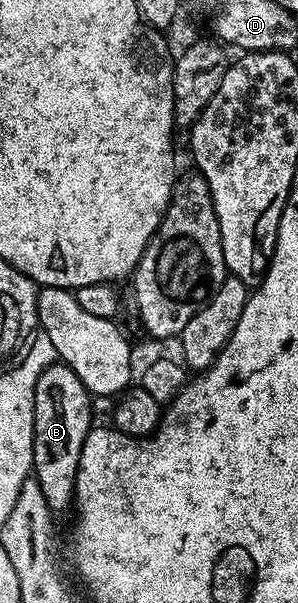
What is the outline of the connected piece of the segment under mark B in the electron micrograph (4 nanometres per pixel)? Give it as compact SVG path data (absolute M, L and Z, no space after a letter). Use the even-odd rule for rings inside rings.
M62 362L50 364L35 387L35 417L33 418L33 478L45 494L52 513L59 514L72 507L75 499L75 479L81 462L85 438L93 427L91 421L93 396L81 378Z

